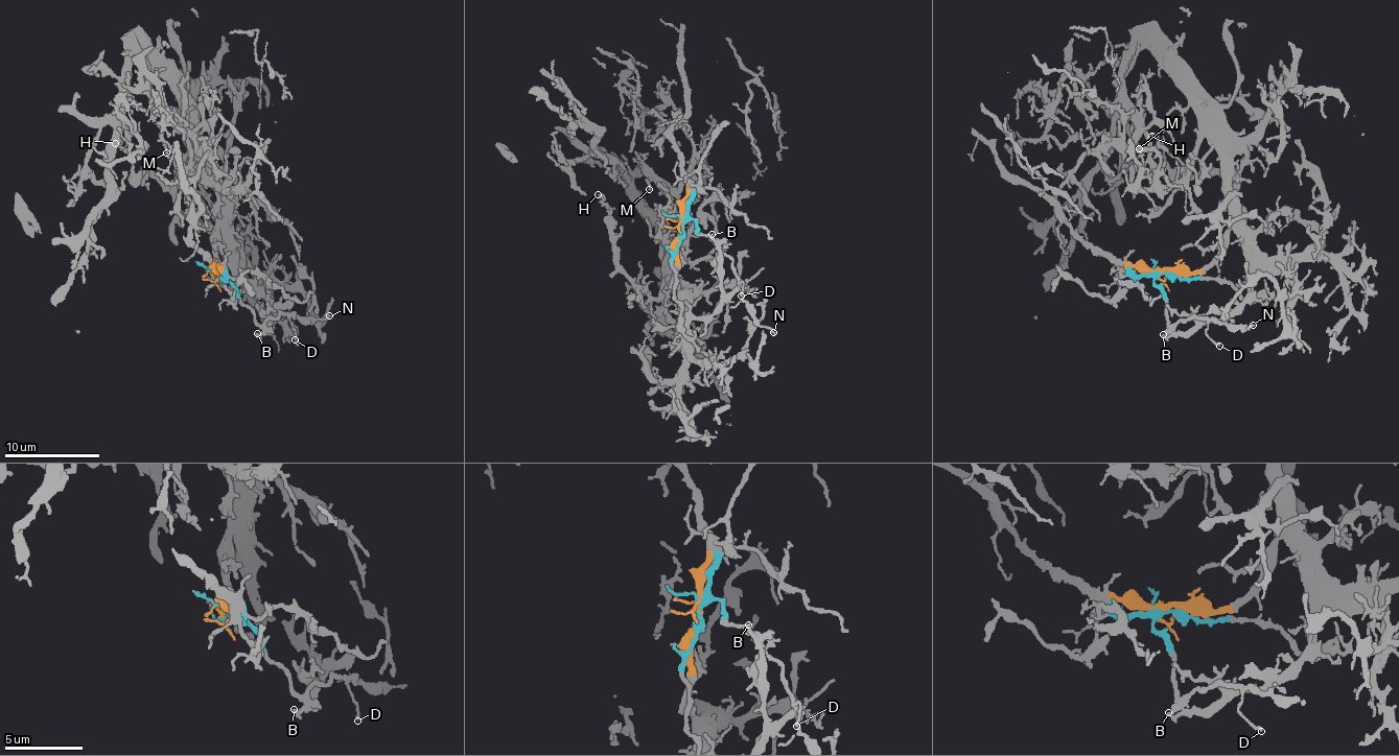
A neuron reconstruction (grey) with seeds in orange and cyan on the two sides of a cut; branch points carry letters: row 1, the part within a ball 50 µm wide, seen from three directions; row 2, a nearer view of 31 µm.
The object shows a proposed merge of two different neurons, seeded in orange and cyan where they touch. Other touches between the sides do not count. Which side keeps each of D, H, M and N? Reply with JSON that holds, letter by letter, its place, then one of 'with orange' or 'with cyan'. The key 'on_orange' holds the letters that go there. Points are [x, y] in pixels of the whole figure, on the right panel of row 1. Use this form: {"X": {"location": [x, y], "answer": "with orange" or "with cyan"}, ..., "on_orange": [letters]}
{"D": {"location": [1219, 346], "answer": "with cyan"}, "H": {"location": [1151, 136], "answer": "with orange"}, "M": {"location": [1139, 148], "answer": "with orange"}, "N": {"location": [1253, 325], "answer": "with cyan"}, "on_orange": ["H", "M"]}

